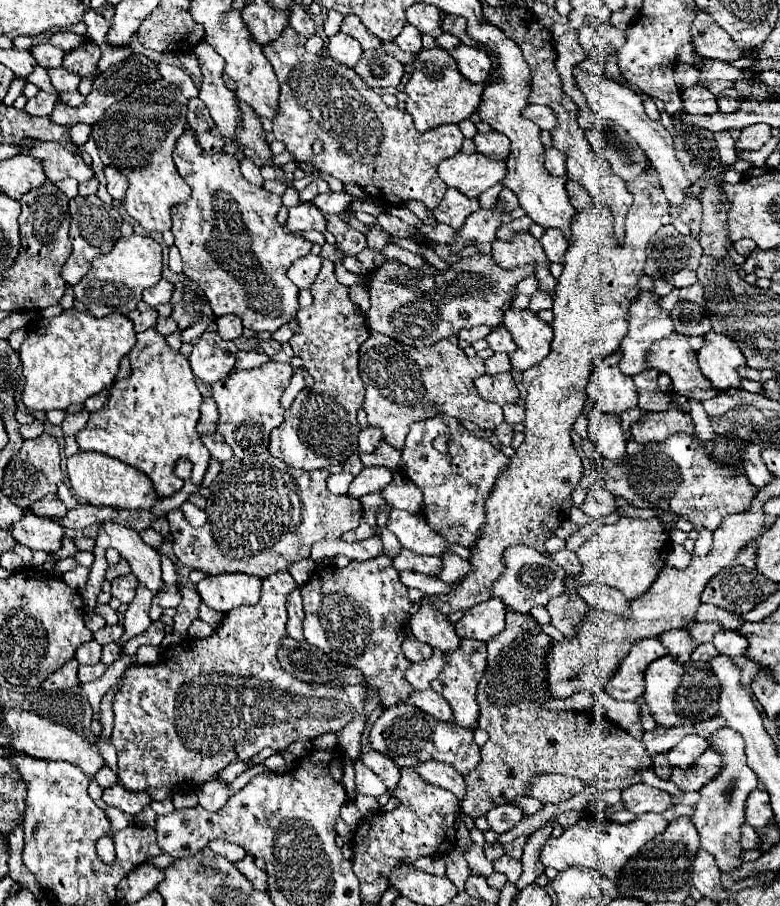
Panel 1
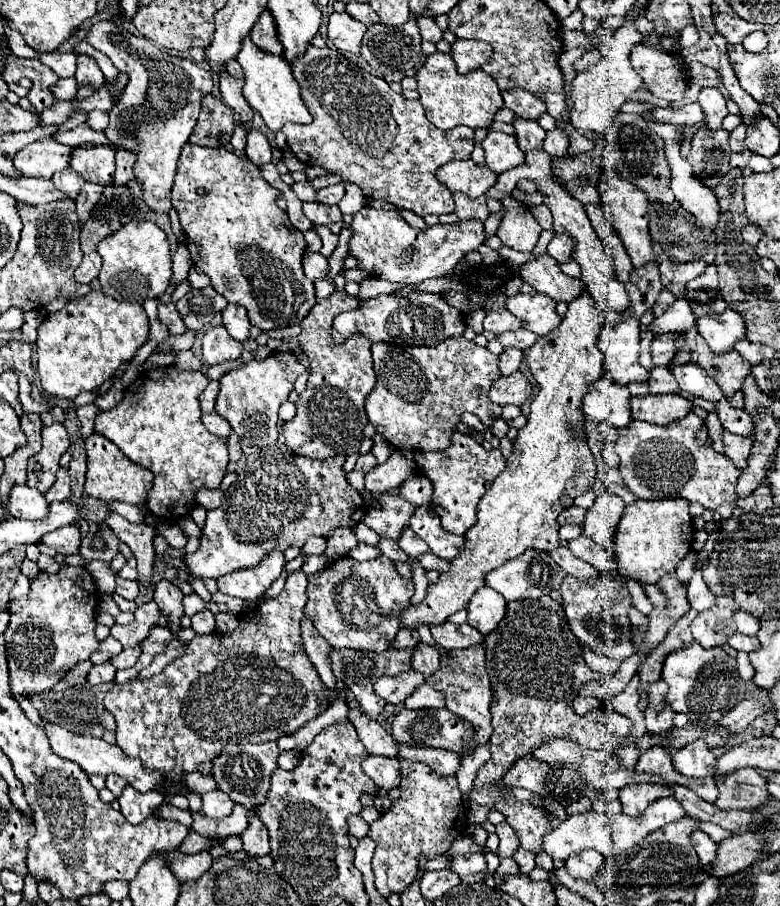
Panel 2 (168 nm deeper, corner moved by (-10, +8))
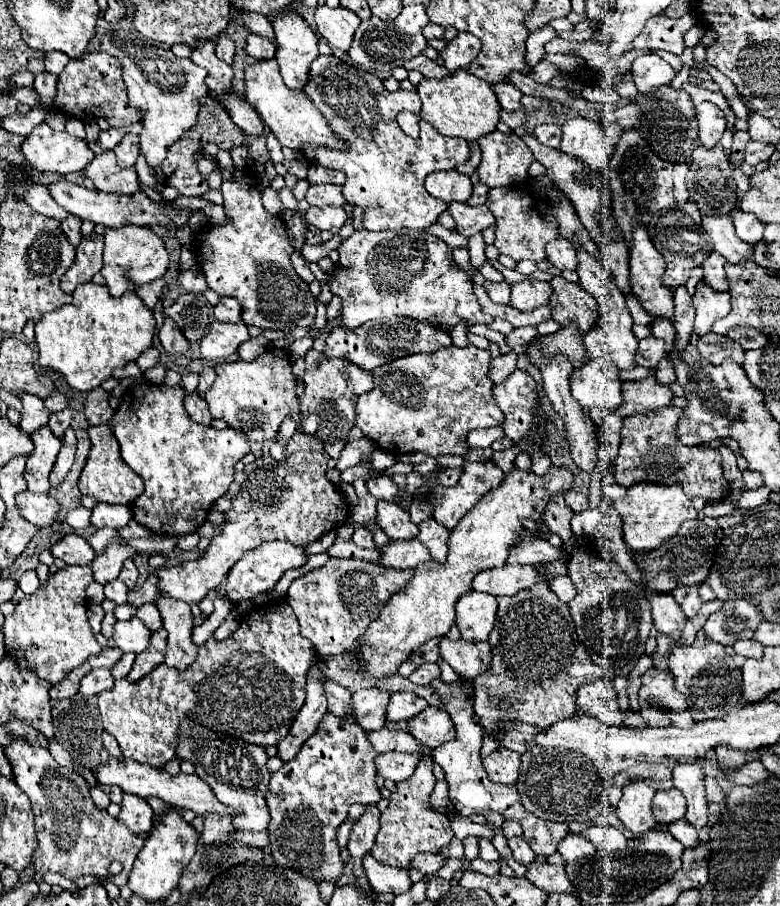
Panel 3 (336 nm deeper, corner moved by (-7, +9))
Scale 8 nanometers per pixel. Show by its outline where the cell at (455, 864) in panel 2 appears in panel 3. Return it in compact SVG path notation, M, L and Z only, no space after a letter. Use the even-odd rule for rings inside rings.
M421 853L421 855L417 855L417 859L413 859L413 867L421 869L425 875L433 875L445 863L447 863L447 857L439 855L439 853Z

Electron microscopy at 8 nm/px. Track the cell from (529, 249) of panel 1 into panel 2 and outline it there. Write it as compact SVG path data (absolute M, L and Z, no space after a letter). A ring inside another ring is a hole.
M548 254L538 256L526 266L520 266L520 276L524 282L534 286L536 292L550 296L556 302L572 302L582 292L586 292L584 282L562 274L558 262L552 260Z

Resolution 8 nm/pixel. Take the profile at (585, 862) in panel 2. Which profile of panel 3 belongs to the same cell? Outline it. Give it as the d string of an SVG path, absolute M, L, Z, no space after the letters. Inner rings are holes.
M567 833L567 837L559 843L557 851L563 855L563 859L565 859L567 863L571 863L571 861L575 861L575 859L593 855L593 853L595 853L595 847L593 847L587 839L581 839L581 835Z

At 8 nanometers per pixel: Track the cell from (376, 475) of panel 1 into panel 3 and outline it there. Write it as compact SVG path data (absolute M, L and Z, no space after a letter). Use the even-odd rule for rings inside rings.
M381 475L381 477L373 477L367 481L367 491L375 497L375 499L385 499L385 501L393 501L393 495L397 493L397 485L391 477Z

